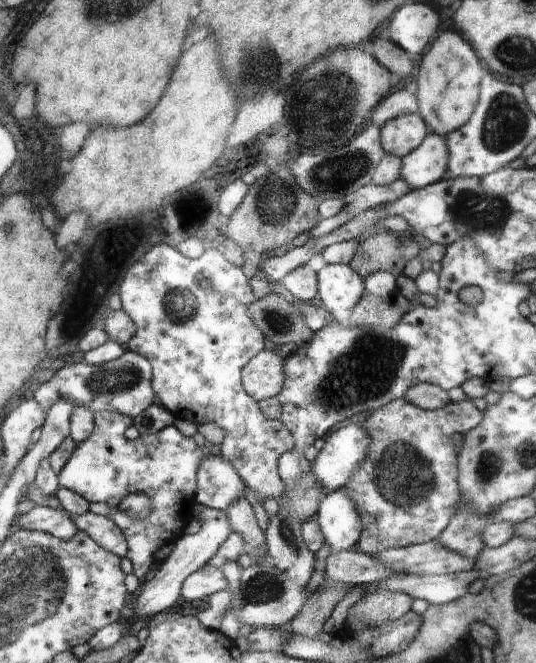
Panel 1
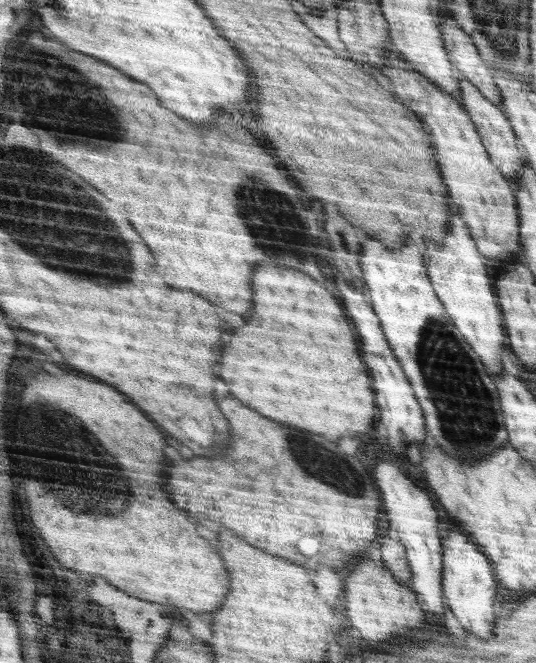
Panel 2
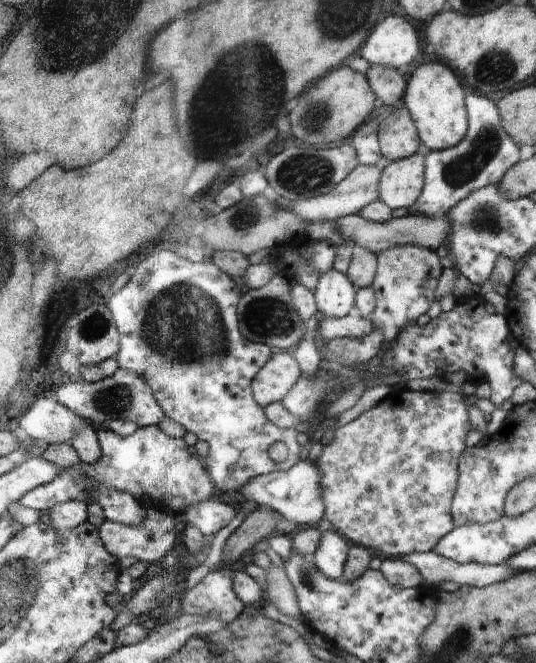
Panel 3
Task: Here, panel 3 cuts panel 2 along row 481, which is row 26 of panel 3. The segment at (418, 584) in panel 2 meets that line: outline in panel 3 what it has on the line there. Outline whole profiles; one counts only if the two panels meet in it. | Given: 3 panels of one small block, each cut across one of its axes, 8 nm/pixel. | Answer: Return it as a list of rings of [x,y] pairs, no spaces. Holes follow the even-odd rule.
[[[390,16],[382,20],[378,28],[374,28],[359,57],[370,65],[400,70],[400,66],[410,64],[418,52],[420,44],[414,28],[404,18]]]

